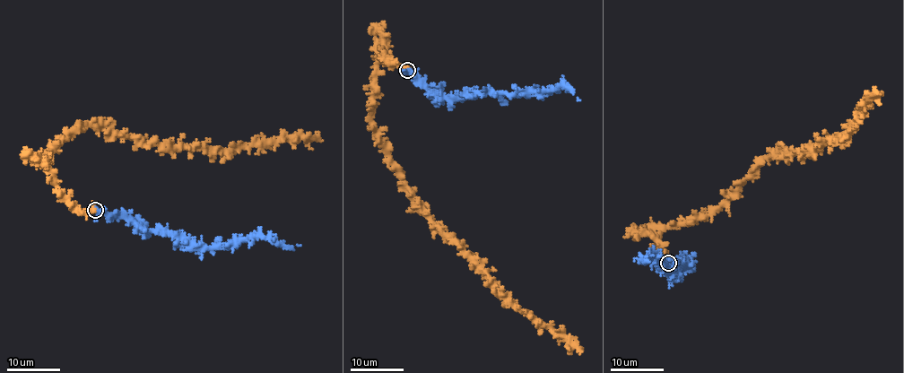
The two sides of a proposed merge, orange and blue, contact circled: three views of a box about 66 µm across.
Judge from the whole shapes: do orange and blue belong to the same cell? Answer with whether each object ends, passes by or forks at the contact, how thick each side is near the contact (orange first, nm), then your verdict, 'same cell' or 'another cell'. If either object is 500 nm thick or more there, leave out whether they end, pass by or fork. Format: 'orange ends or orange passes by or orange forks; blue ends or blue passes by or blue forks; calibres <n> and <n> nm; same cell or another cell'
orange forks; blue passes by; calibres 300 and 400 nm; same cell

